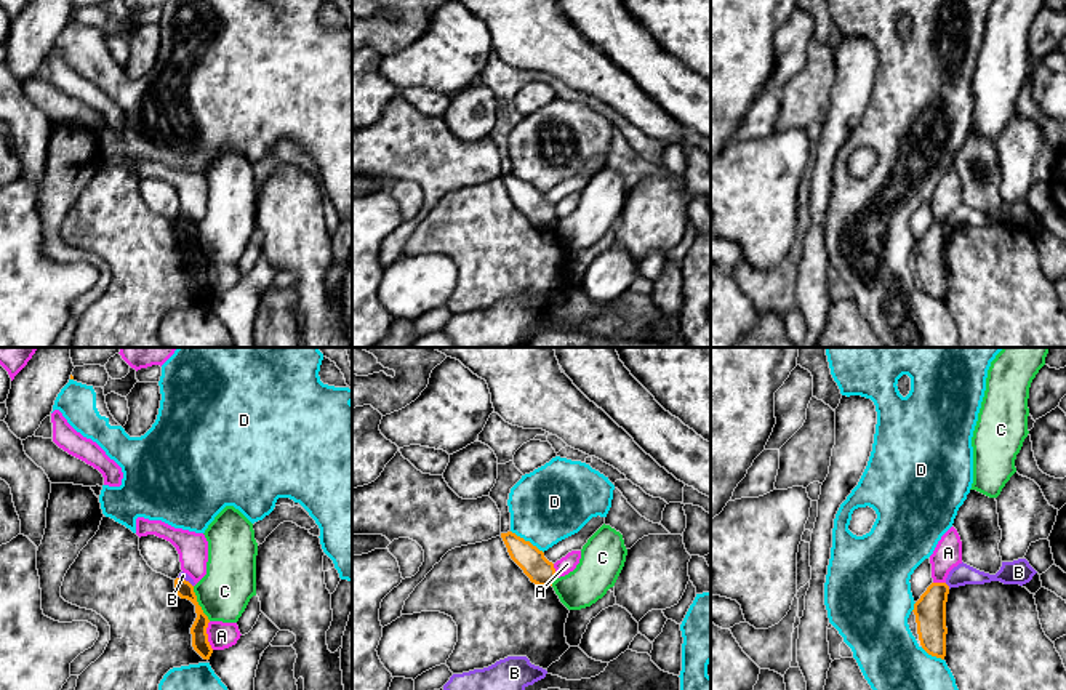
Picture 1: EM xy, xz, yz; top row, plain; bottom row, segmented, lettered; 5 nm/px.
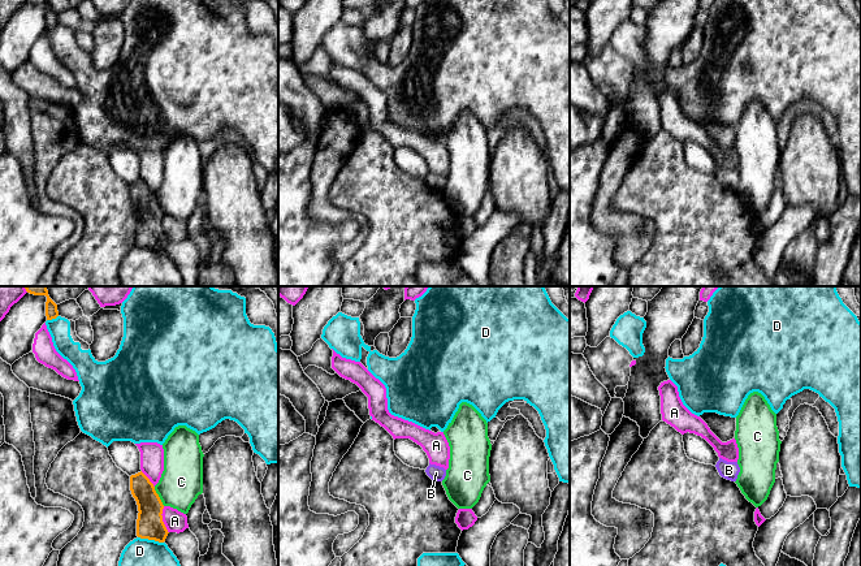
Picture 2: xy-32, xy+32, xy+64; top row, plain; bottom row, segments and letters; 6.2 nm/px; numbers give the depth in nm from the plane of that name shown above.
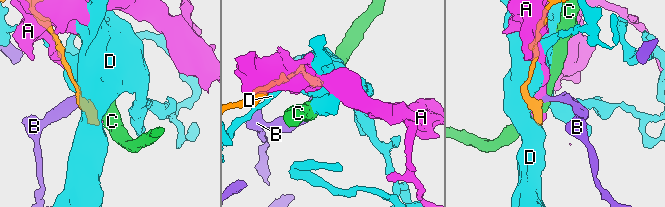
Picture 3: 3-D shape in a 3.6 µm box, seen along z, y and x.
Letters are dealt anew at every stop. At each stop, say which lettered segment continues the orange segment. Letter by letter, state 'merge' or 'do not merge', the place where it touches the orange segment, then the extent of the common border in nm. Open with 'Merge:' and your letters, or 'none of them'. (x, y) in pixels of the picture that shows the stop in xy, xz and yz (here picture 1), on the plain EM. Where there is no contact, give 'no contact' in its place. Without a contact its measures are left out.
Merge: none of them
A: do not merge; contact xy (207, 277); length 150 nm
B: do not merge; contact yz (948, 228); length 40 nm
C: do not merge; contact xy (197, 245); length 200 nm
D: do not merge; contact xz (527, 183); length 200 nm

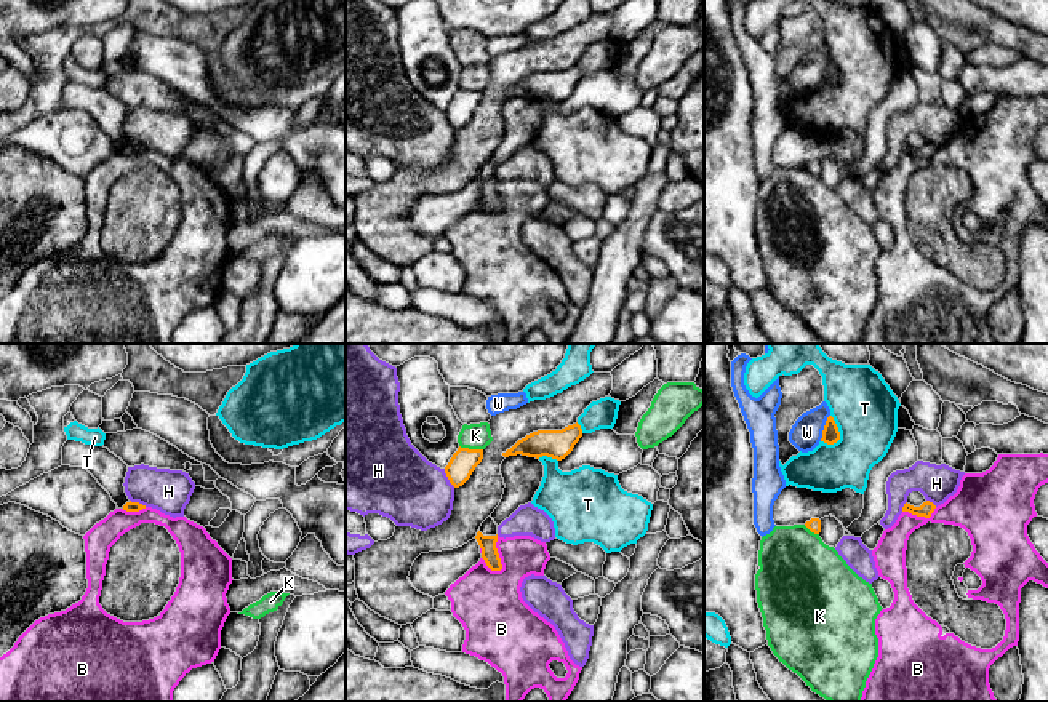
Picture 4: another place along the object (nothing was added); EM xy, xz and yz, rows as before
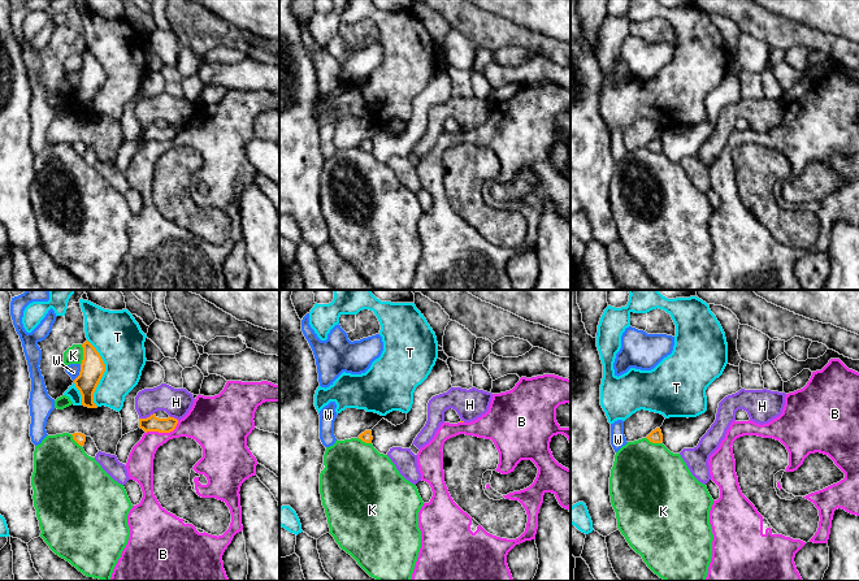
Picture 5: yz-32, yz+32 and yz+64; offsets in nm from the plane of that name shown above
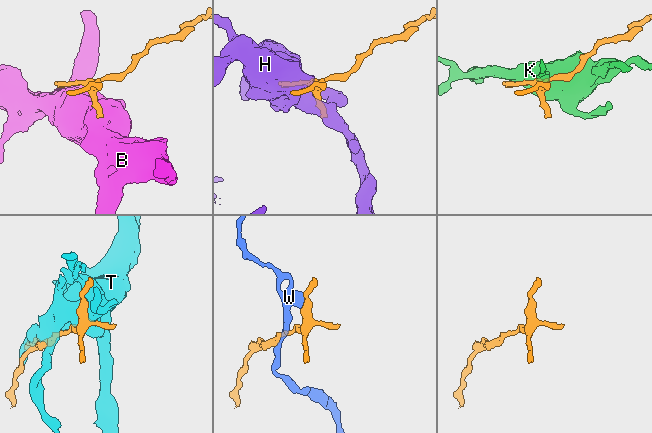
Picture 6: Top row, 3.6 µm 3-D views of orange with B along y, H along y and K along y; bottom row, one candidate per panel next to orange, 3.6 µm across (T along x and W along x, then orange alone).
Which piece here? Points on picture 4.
Merge: none of them
B: do not merge; contact xz (498, 199); length 190 nm
H: do not merge; contact xz (448, 120); length 110 nm
K: do not merge; contact xz (471, 91); length 120 nm
T: do not merge; contact yz (839, 74); length 160 nm
W: do not merge; contact yz (824, 69); length 140 nm

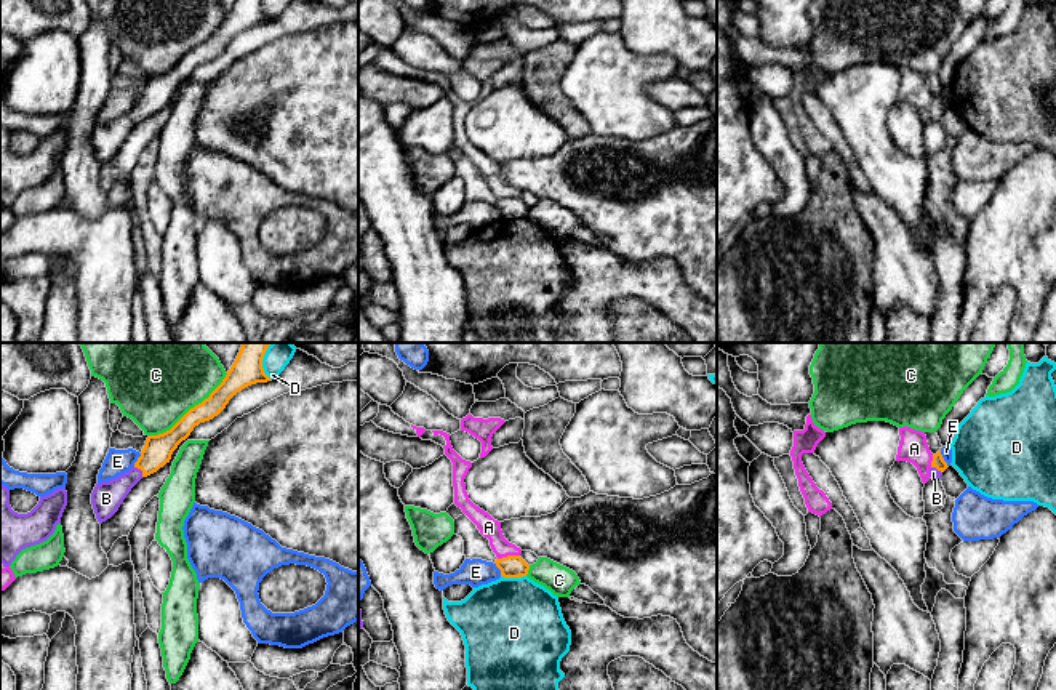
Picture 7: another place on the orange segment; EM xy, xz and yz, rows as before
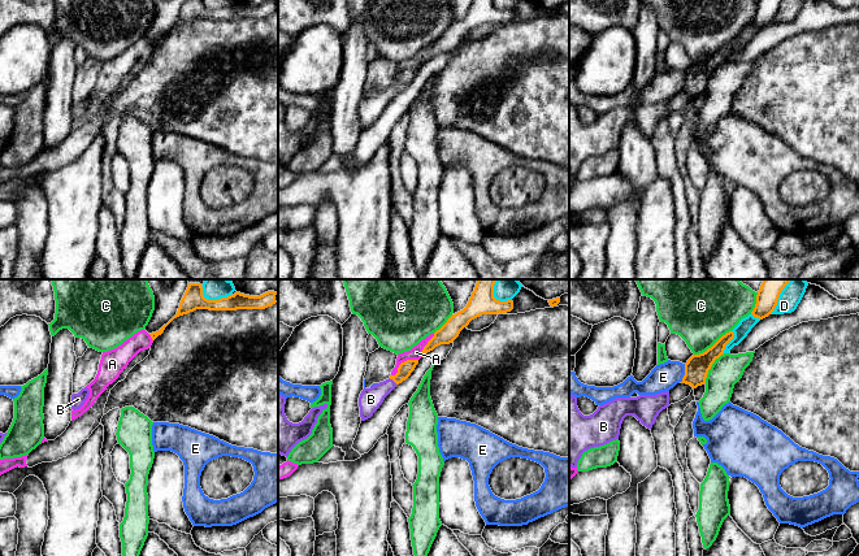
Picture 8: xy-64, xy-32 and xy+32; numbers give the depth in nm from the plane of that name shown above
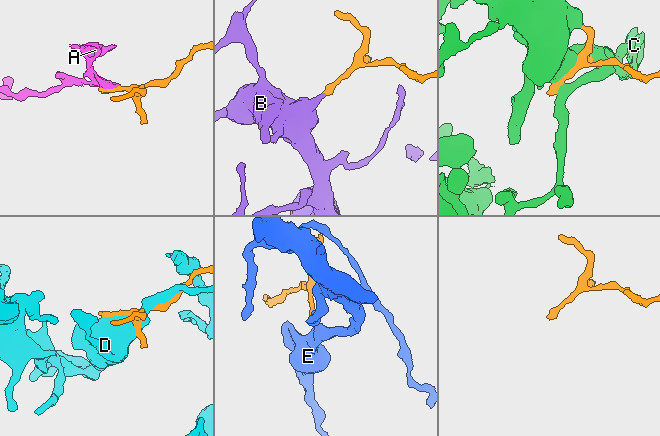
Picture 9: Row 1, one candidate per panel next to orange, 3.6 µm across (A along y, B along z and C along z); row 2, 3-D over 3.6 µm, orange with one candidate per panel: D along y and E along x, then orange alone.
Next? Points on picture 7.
Merge: B
A: do not merge; contact xz (508, 197); length 110 nm
B: merge; contact xy (140, 109); length 80 nm
C: do not merge; contact xy (191, 50); length 500 nm
D: do not merge; contact xz (514, 218); length 130 nm
E: do not merge; contact yz (941, 98); length 110 nm

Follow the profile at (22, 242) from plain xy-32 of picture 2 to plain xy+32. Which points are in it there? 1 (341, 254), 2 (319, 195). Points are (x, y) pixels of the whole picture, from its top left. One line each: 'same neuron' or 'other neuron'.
1: other neuron
2: other neuron

